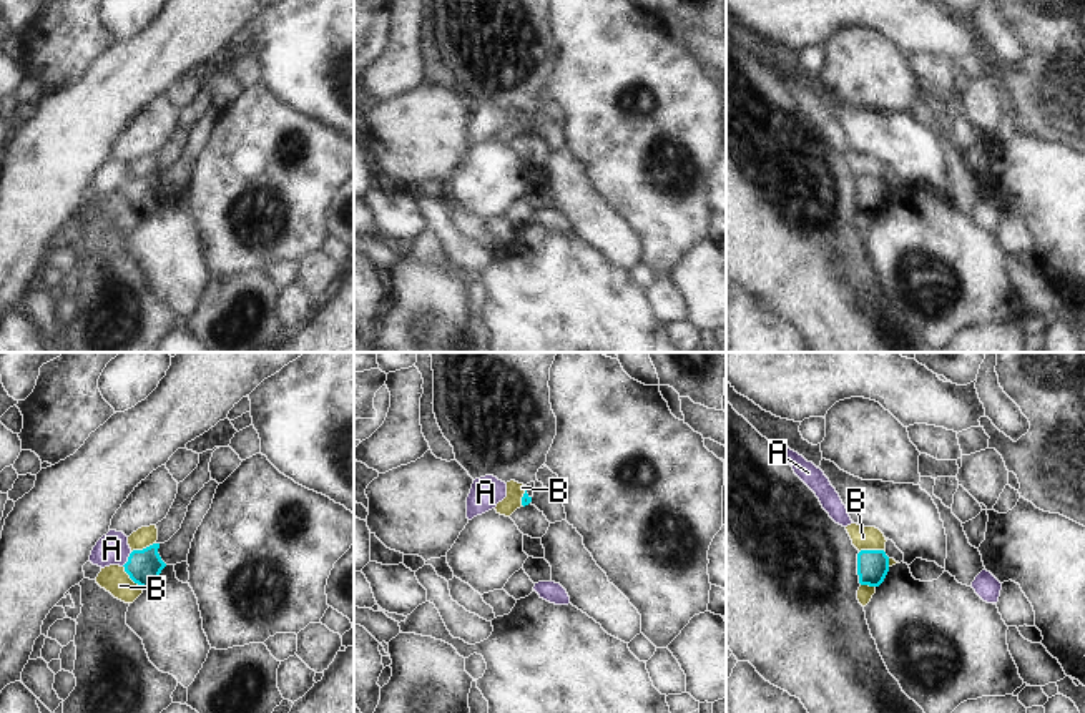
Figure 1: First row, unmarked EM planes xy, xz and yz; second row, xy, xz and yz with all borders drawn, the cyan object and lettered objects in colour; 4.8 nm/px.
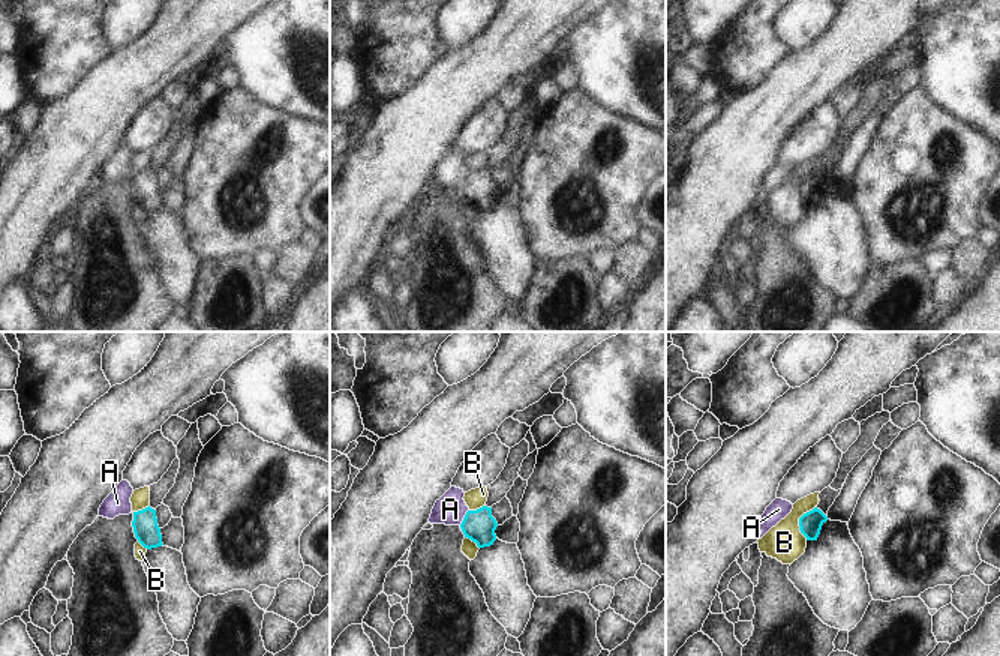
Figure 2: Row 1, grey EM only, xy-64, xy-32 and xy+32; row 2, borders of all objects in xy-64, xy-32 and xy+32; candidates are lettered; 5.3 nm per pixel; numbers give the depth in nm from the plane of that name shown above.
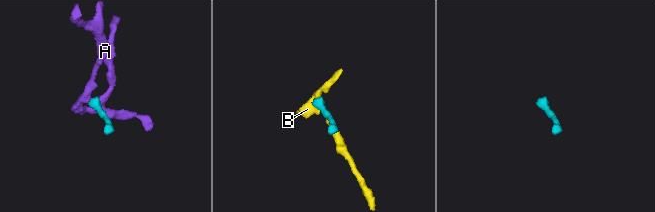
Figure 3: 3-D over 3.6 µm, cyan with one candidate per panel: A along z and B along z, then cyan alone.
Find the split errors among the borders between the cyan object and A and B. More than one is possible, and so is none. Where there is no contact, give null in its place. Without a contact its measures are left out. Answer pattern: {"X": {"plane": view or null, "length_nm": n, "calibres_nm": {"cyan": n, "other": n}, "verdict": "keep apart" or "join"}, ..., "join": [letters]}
{"A": {"plane": "xy", "length_nm": 90, "calibres_nm": {"cyan": 160, "other": 160}, "verdict": "join"}, "B": {"plane": "xy", "length_nm": 160, "calibres_nm": {"cyan": 160, "other": 140}, "verdict": "keep apart"}, "join": ["A"]}

